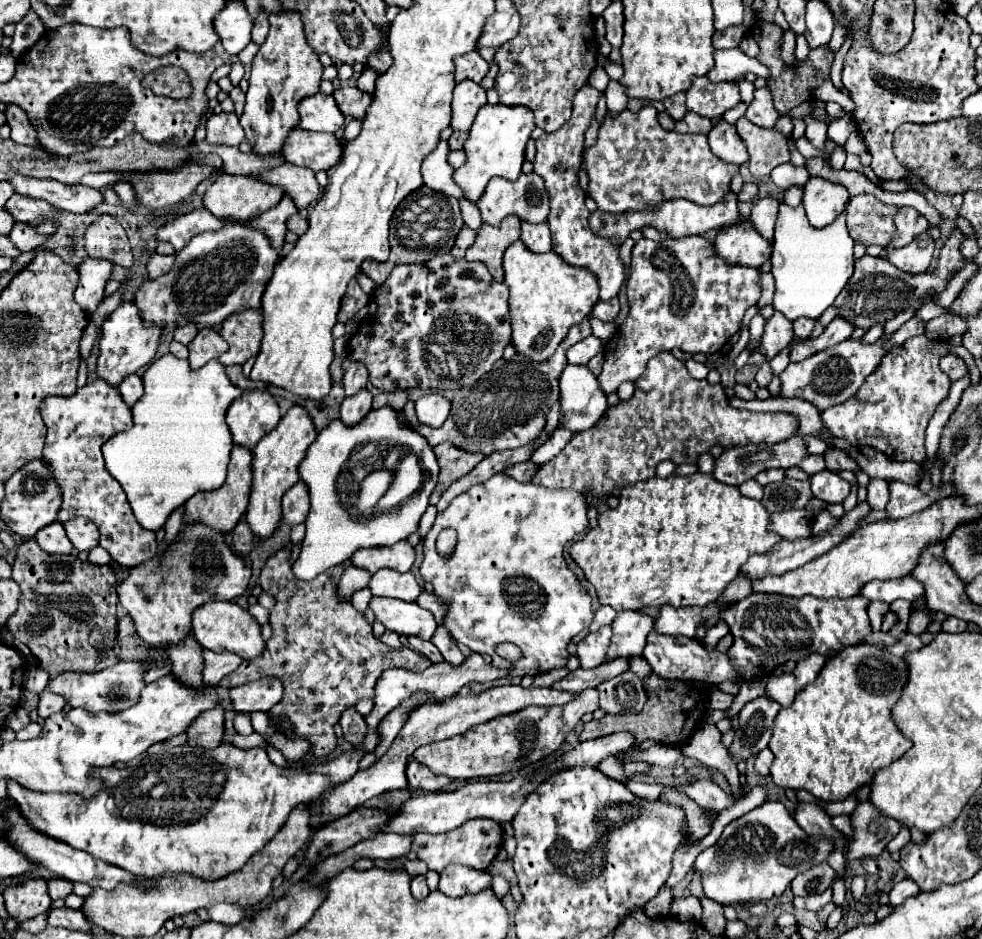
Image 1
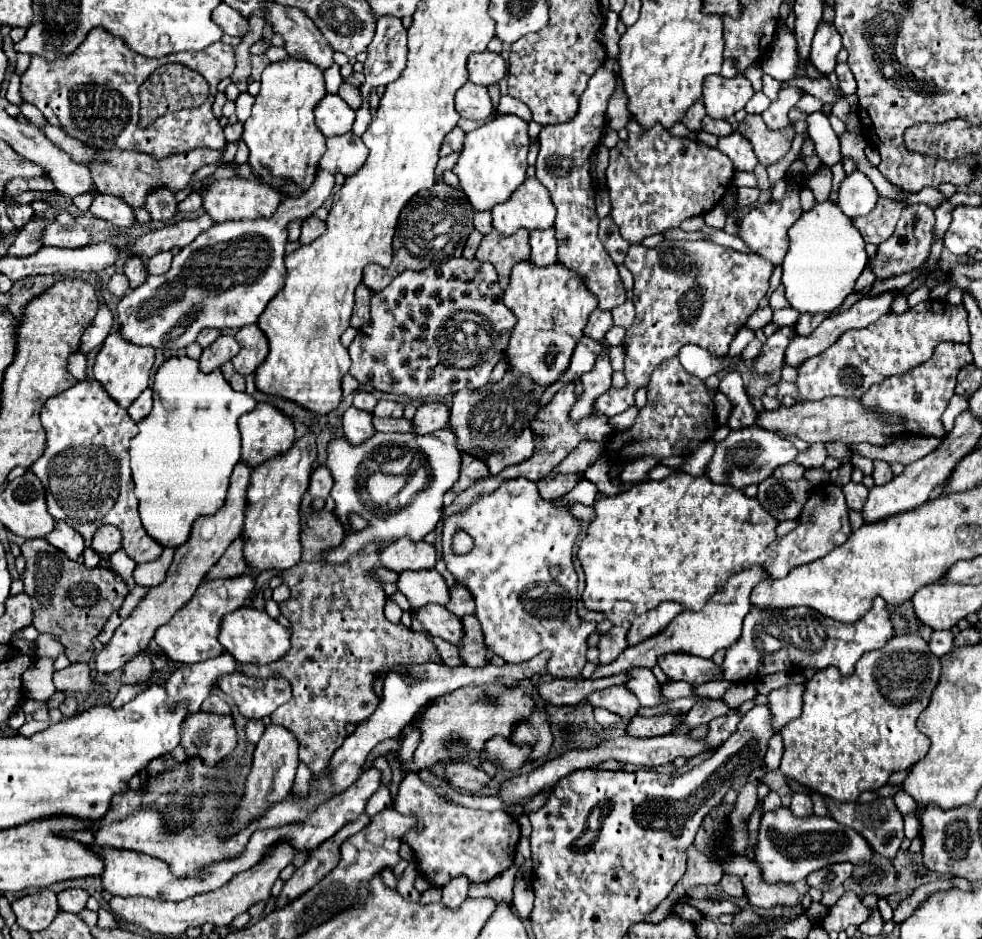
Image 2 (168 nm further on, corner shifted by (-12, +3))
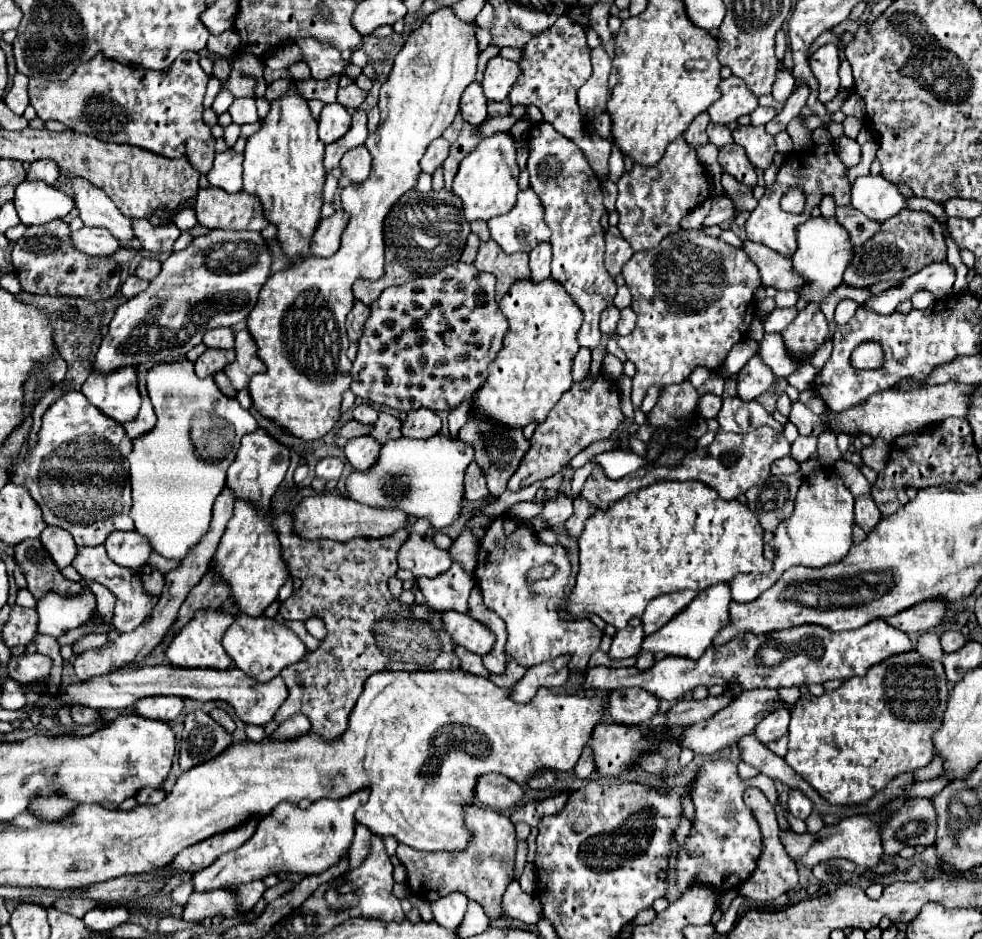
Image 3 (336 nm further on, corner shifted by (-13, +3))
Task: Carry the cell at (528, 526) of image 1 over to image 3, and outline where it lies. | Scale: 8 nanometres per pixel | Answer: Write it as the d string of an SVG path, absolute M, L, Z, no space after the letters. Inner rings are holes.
M499 515L497 519L493 519L485 531L485 537L479 541L479 551L477 551L477 567L473 571L475 583L481 589L485 607L491 609L493 613L497 613L507 627L507 655L517 661L521 667L533 667L539 665L543 661L551 661L557 655L571 655L569 659L569 671L583 671L589 663L589 657L597 651L599 641L601 641L601 631L589 621L569 621L561 617L561 609L565 605L565 587L571 575L571 561L569 561L569 551L563 545L545 545L543 541L539 541L537 531L519 519L513 519L511 515ZM543 563L555 563L559 567L559 571L551 577L551 579L539 579L539 581L531 581L527 579L527 573L533 567L541 567Z

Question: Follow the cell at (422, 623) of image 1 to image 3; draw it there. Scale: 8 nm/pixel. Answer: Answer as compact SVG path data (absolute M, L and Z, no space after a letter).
M441 611L441 621L443 629L457 645L463 645L477 655L485 655L485 651L491 651L493 635L489 635L489 631L485 631L485 627L481 627L481 623L471 619L467 613Z

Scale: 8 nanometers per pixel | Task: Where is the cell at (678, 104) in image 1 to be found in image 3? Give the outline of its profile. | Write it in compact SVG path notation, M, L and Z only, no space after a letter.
M705 111L705 113L697 115L697 119L693 119L693 123L687 127L687 131L683 133L685 141L687 141L691 147L697 147L697 145L707 143L707 133L705 133L707 125L709 125L709 113Z

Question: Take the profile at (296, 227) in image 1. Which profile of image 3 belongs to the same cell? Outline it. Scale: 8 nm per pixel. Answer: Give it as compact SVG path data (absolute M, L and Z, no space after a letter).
M337 211L333 213L331 217L327 219L321 219L315 233L313 233L313 239L311 239L311 245L309 245L309 251L313 255L319 255L319 257L329 257L337 251L339 247L339 241L341 241L341 231L345 229L345 223L347 223L347 215L343 211Z

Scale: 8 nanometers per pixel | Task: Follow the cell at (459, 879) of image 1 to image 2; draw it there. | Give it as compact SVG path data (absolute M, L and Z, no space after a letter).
M456 877L448 883L448 887L442 889L442 903L448 907L448 909L456 909L462 905L462 901L466 899L468 895L468 887L470 887L470 881L466 877Z

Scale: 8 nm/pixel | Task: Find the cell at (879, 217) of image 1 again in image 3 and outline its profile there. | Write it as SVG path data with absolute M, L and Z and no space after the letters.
M851 205L837 207L837 215L835 215L835 217L837 217L837 221L841 221L841 225L849 231L855 247L863 245L867 239L871 239L871 237L881 229L881 221L867 219L865 215L861 215L861 211L853 209Z

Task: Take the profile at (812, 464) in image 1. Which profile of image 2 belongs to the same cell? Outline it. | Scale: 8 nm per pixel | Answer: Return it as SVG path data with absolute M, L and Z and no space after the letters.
M812 443L806 451L802 451L798 457L796 457L796 463L800 463L802 467L820 467L826 459L826 449L824 449L824 443Z

